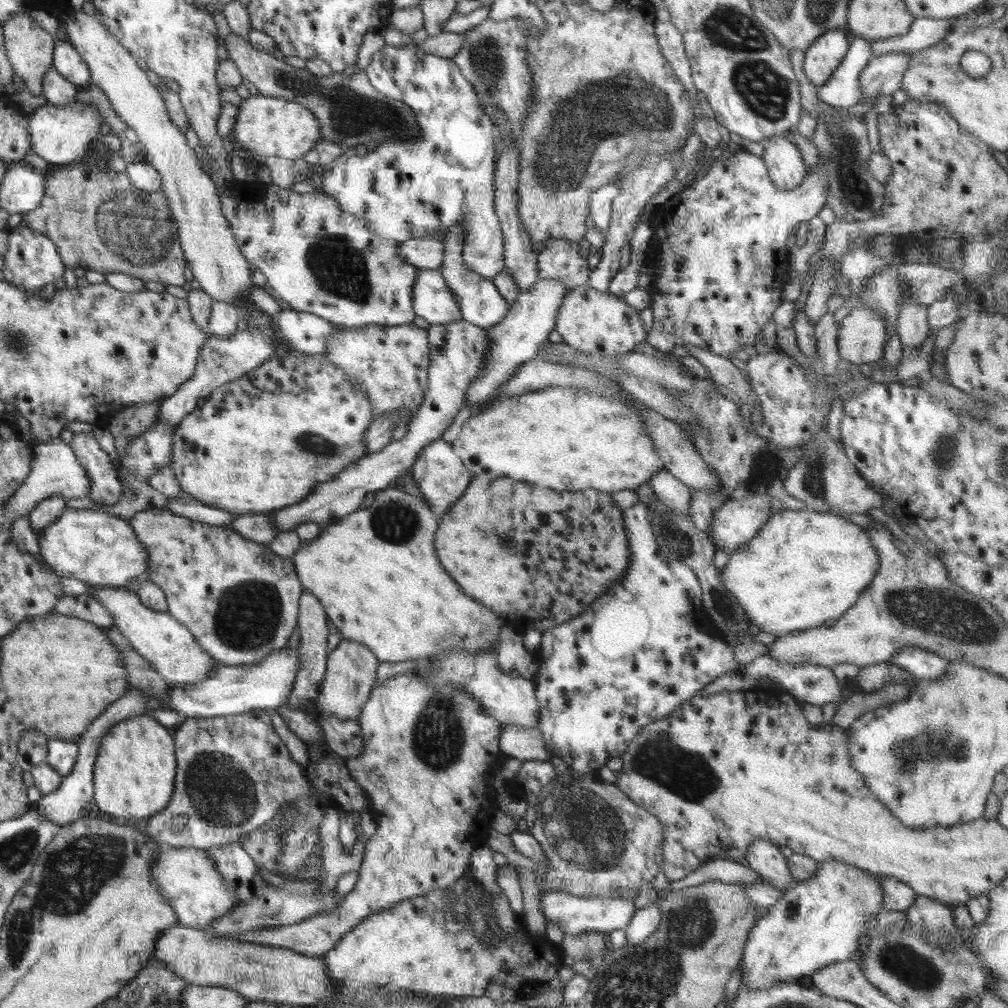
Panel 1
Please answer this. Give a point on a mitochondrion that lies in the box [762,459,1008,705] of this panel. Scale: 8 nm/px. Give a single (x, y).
(938, 611)

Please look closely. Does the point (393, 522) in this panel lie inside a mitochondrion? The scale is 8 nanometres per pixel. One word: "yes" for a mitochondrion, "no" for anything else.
yes

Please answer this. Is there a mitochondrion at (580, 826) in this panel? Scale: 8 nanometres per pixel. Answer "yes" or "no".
yes

